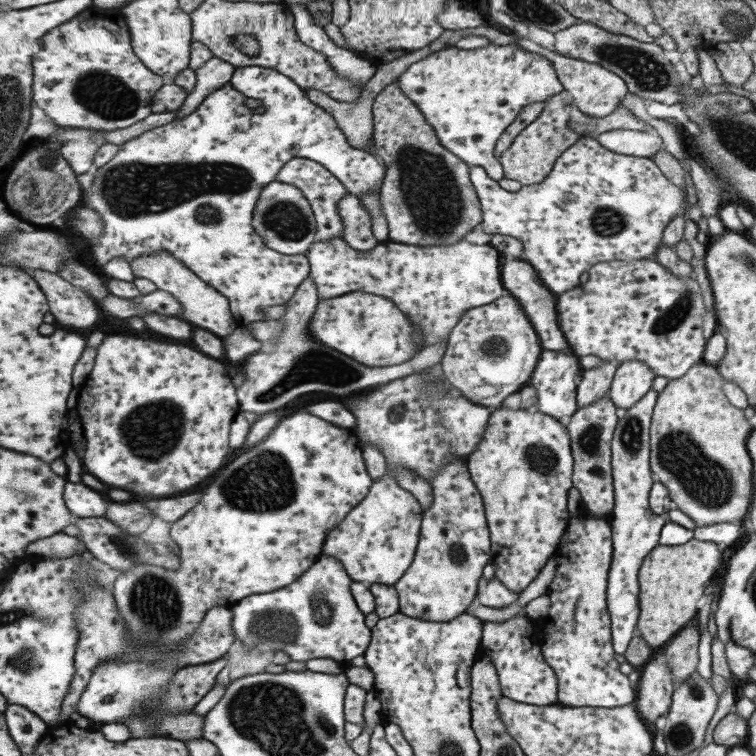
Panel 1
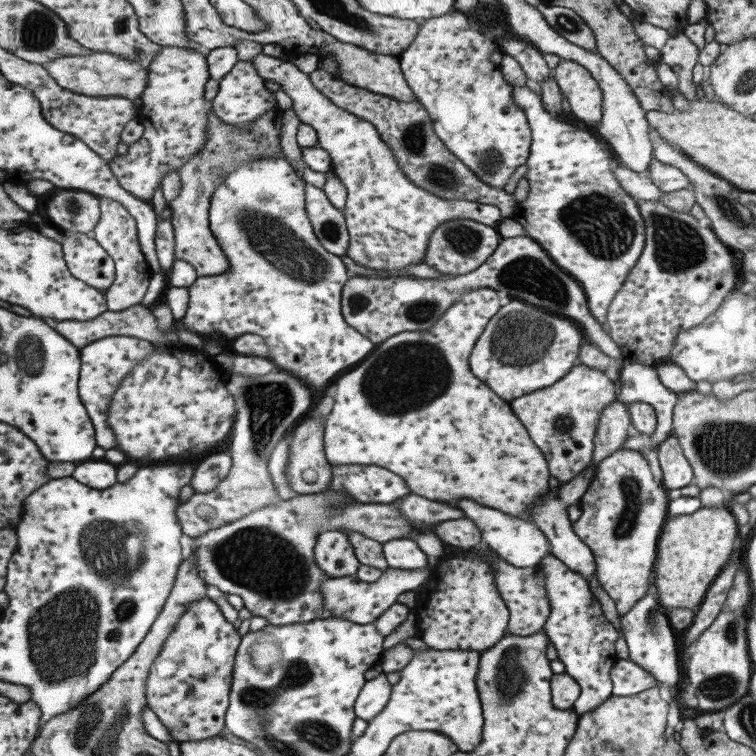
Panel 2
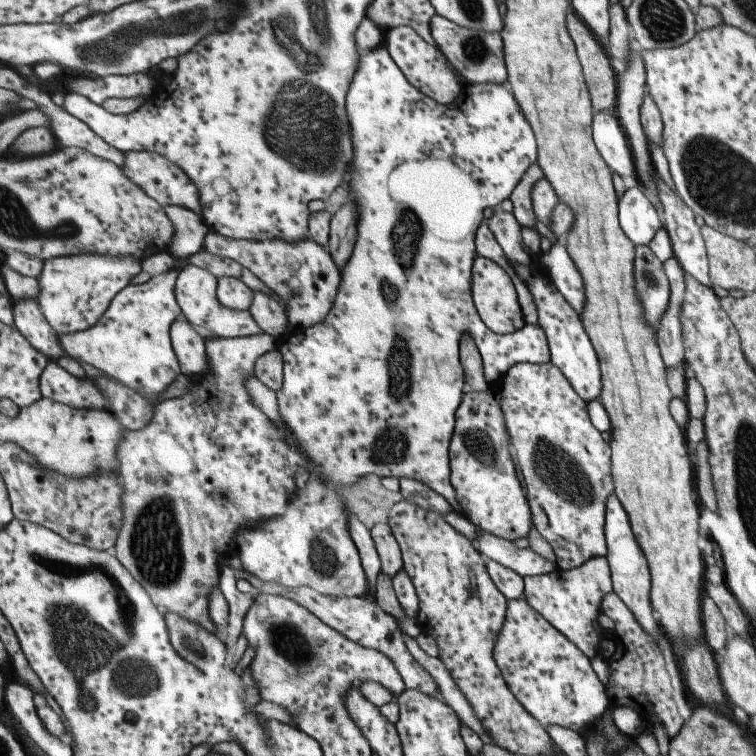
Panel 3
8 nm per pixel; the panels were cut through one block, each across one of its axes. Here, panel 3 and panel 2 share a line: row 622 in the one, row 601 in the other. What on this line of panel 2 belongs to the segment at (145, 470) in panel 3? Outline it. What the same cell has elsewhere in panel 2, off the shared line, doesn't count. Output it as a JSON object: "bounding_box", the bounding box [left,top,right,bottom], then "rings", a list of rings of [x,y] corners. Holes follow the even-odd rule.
{"bounding_box":[148,597,242,743],"rings":[[[208,597],[192,602],[184,618],[177,623],[176,630],[169,636],[148,678],[148,706],[159,715],[177,743],[209,740],[220,736],[225,730],[226,715],[231,702],[236,654],[241,643],[242,636],[239,636],[237,628],[226,619],[222,608]]]}

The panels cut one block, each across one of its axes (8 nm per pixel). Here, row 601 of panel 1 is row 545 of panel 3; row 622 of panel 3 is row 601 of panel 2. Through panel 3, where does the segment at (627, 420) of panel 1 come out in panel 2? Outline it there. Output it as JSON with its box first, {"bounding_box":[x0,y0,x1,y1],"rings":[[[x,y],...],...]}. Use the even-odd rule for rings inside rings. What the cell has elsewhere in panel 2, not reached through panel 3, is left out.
{"bounding_box":[619,592,679,687],"rings":[[[649,592],[645,593],[631,610],[625,614],[619,615],[619,628],[627,646],[629,660],[640,666],[645,672],[648,672],[655,680],[657,686],[665,684],[665,686],[675,687],[679,682],[679,634],[670,627],[667,610],[663,608],[657,600],[651,597]]]}

